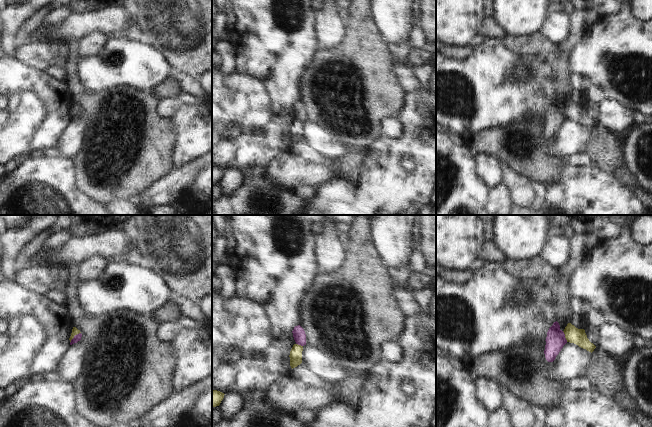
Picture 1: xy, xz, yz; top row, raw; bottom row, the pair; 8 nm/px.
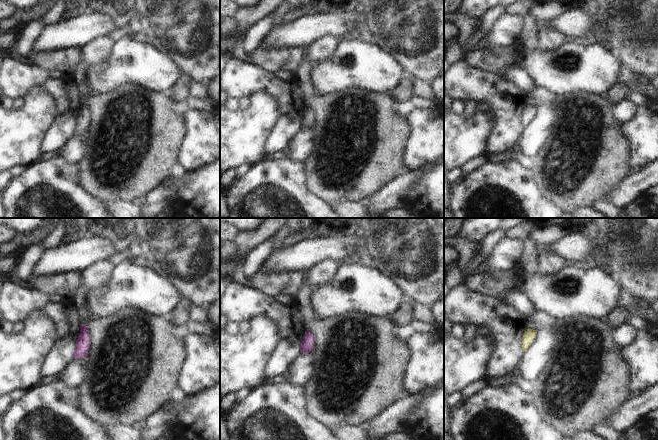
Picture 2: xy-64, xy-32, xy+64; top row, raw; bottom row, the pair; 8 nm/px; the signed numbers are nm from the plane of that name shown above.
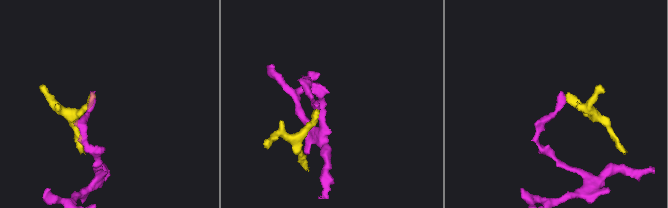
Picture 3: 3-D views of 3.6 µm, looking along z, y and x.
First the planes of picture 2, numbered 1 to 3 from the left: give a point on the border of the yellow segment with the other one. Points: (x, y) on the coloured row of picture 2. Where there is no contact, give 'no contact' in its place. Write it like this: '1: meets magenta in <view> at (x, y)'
1: no contact
2: no contact
3: no contact

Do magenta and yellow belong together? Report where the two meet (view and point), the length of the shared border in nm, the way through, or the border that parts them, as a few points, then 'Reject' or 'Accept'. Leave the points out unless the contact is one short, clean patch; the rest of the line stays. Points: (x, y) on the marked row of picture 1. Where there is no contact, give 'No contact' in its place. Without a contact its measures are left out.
Touches magenta at xy (74, 336). Shared border 120 nm. Boundary: xy (80, 332), (70, 342). Reject

